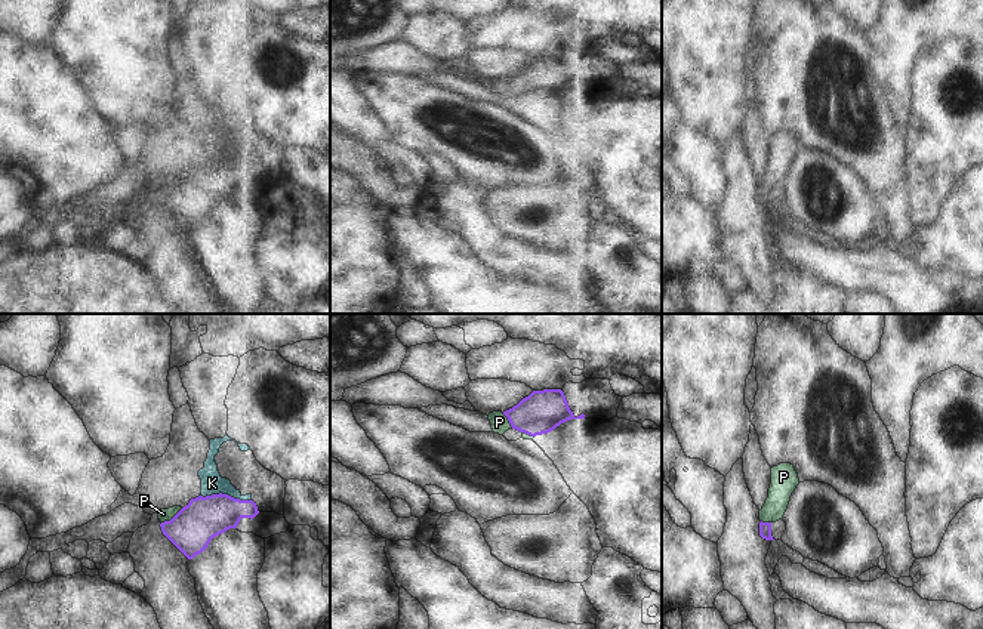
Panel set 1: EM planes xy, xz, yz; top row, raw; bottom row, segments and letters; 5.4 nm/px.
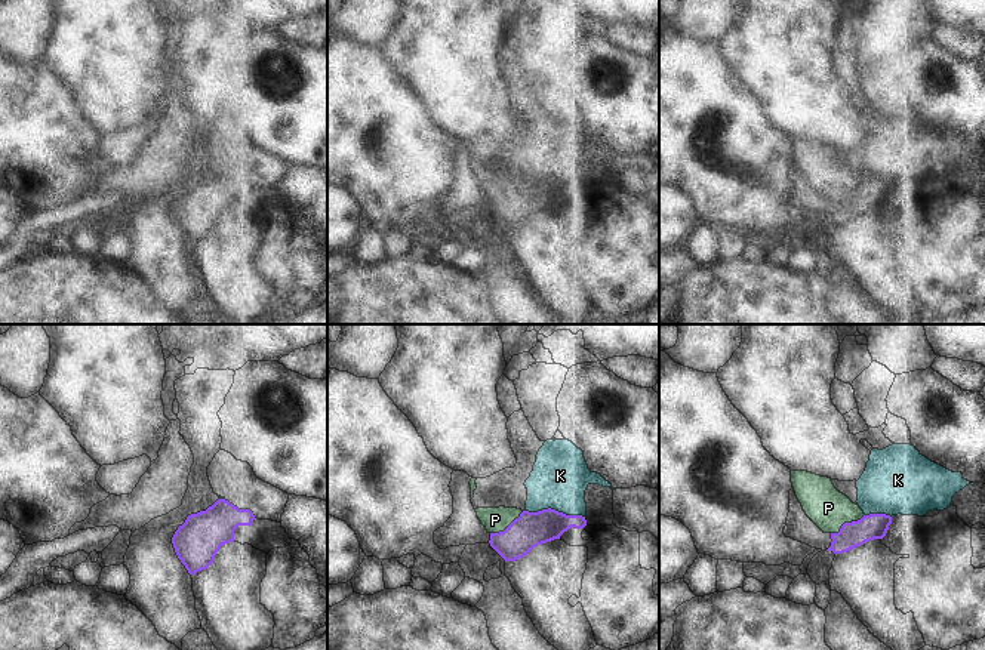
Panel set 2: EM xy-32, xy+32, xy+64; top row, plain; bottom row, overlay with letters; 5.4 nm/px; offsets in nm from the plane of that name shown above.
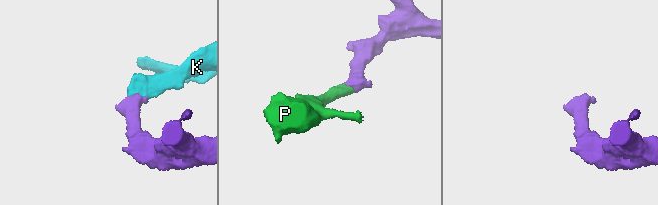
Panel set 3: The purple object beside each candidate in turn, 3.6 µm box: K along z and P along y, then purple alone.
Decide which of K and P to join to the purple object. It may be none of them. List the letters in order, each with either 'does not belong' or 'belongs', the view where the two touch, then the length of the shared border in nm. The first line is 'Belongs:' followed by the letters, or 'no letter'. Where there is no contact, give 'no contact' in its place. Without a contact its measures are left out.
Belongs: P
K: does not belong; meets purple in xy; contact 280 nm long
P: belongs; meets purple in xy; contact 150 nm long

